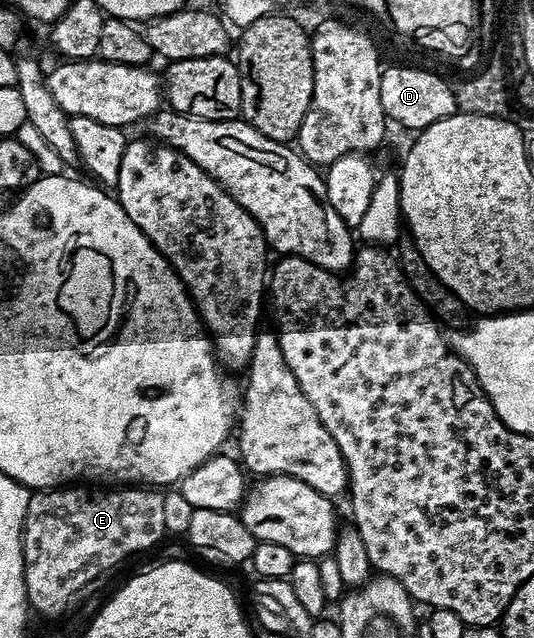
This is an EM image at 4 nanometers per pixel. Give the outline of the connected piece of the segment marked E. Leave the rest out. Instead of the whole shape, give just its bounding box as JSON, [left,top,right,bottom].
[21,484,167,618]

